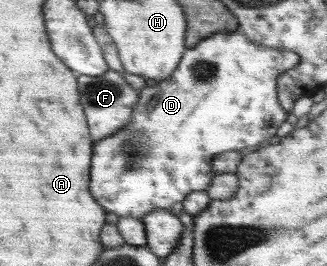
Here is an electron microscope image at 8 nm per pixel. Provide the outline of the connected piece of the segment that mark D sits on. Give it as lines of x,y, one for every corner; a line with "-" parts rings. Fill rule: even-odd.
238,29
230,33
216,33
211,37
203,39
202,42
196,43
196,46
187,49
180,63
180,71
172,75
172,79
160,81
153,86
146,86
140,90
138,104
134,106
132,114
132,123
120,131
110,134
106,139
96,141
96,155
92,155
92,195
104,203
104,209
108,213
114,213
118,217
132,217
134,219
143,219
147,214
155,210
172,211
173,215
181,215
183,203
188,199
192,191
205,191
211,186
215,179
215,171
212,171
212,161
216,155
224,154
231,151
238,151
244,147
252,145
267,144
270,139
276,139
280,135
280,127
288,123
288,111
284,111
283,105
279,101
279,93
276,91
278,79
286,70
292,69
299,62
299,55
290,50
272,49
272,47
262,47
252,41
248,41
245,33

